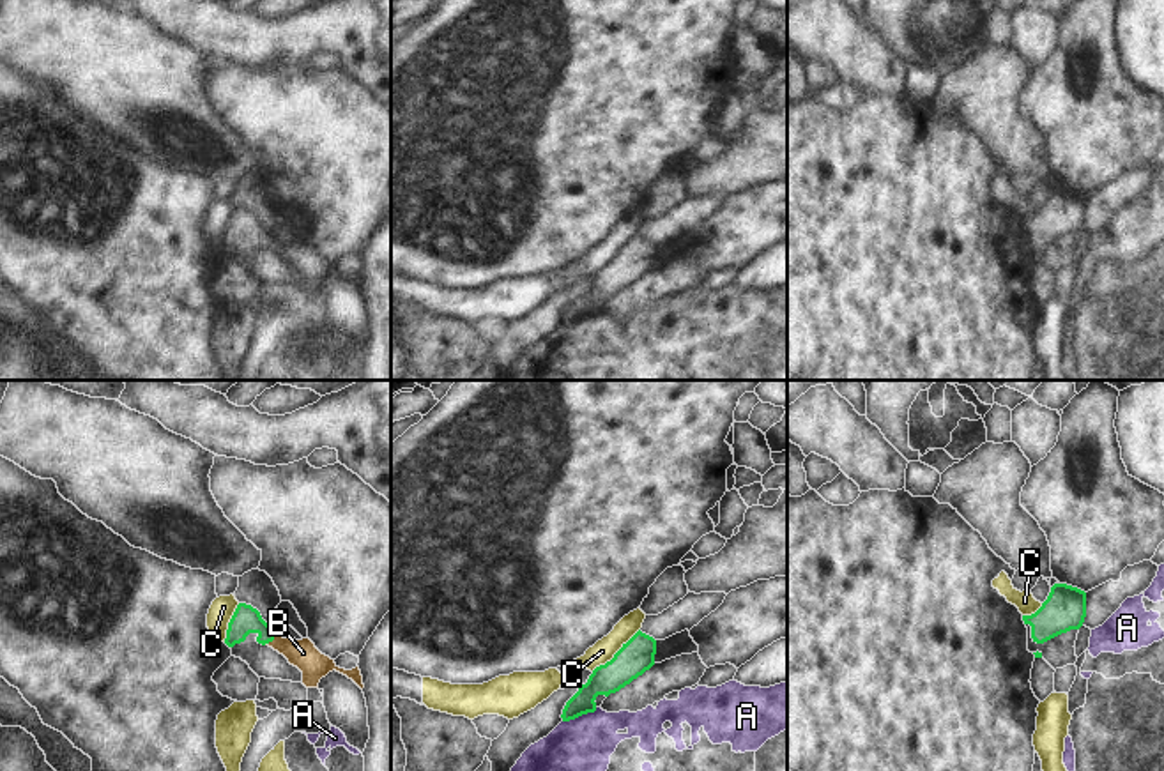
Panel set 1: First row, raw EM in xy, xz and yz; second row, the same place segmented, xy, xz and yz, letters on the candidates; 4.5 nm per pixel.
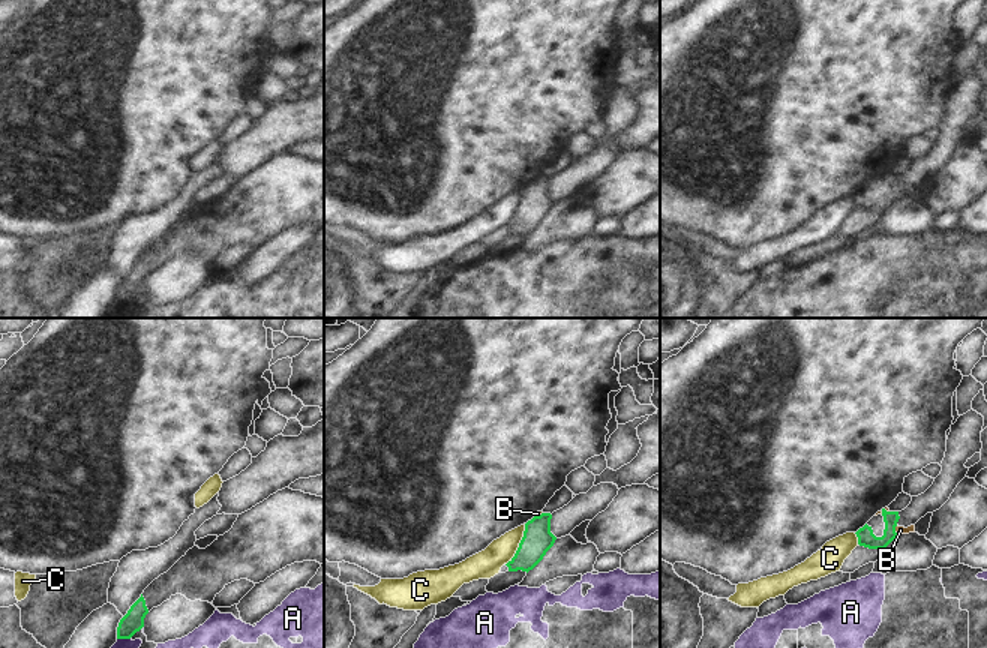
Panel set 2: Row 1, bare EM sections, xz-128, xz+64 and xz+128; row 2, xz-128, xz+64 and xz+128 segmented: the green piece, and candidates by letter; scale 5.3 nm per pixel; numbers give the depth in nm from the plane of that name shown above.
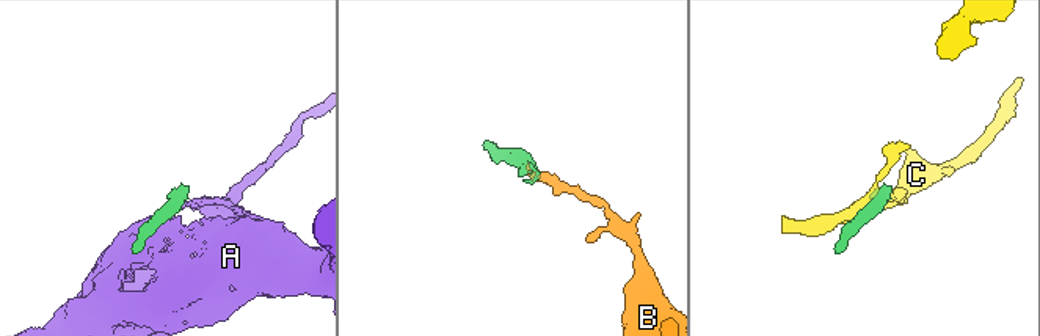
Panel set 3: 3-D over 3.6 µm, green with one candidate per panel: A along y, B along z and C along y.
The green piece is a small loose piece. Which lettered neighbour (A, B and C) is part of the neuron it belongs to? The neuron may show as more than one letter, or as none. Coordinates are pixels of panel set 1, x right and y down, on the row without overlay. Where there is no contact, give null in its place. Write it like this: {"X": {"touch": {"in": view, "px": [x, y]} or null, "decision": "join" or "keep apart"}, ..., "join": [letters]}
{"A": {"touch": {"in": "xz", "px": [579, 319]}, "decision": "keep apart"}, "B": {"touch": {"in": "xy", "px": [271, 244]}, "decision": "join"}, "C": {"touch": {"in": "xz", "px": [616, 257]}, "decision": "keep apart"}, "join": ["B"]}

